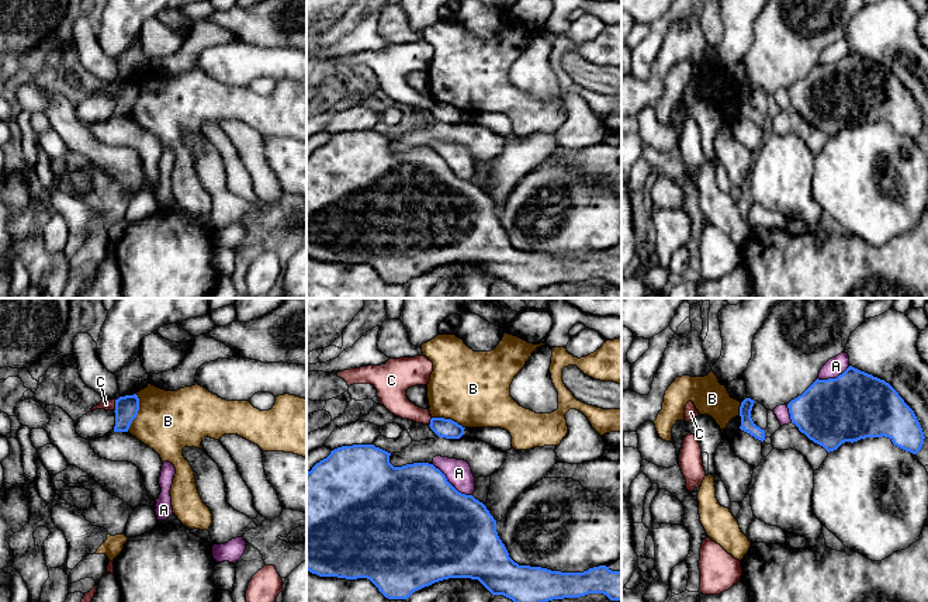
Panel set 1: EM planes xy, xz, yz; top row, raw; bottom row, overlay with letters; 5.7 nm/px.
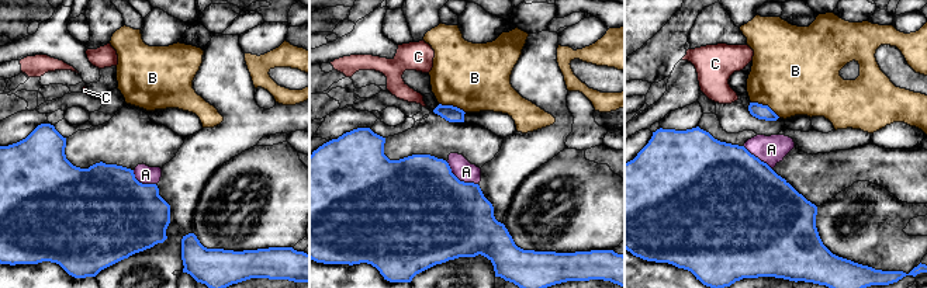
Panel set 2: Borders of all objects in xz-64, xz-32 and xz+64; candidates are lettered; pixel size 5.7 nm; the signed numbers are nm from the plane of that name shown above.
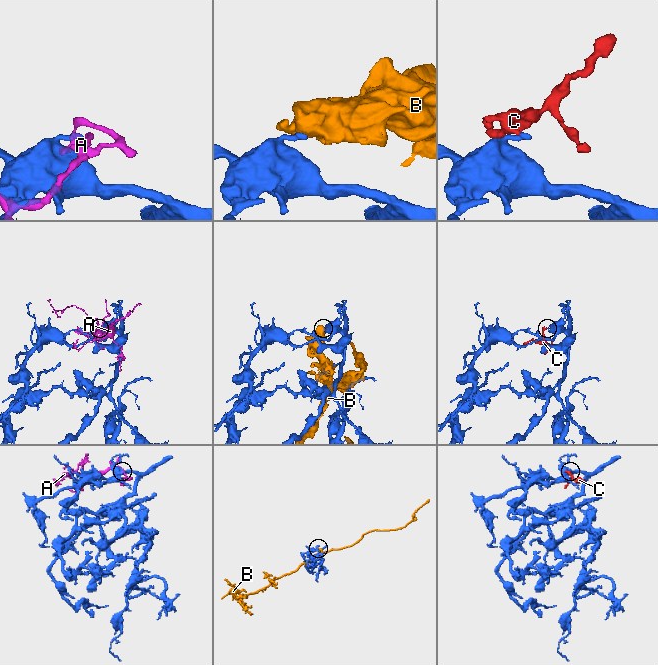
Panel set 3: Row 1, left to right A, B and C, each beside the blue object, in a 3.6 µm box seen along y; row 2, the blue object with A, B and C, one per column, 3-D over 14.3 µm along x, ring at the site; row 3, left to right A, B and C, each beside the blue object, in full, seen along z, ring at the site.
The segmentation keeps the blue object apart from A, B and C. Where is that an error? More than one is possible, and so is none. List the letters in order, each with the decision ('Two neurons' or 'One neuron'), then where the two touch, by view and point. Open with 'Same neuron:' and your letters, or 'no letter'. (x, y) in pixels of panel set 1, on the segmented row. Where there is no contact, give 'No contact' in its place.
Same neuron: no letter
A: Two neurons. Touches blue at xz (450, 484)
B: Two neurons. Touches blue at xy (137, 412)
C: Two neurons. Touches blue at xy (116, 405)

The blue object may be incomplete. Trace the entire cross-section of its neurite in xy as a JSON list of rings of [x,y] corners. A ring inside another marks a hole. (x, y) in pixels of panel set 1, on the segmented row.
[[[136,394],[115,399],[115,426],[114,432],[128,432],[132,421],[139,411],[139,398]]]

